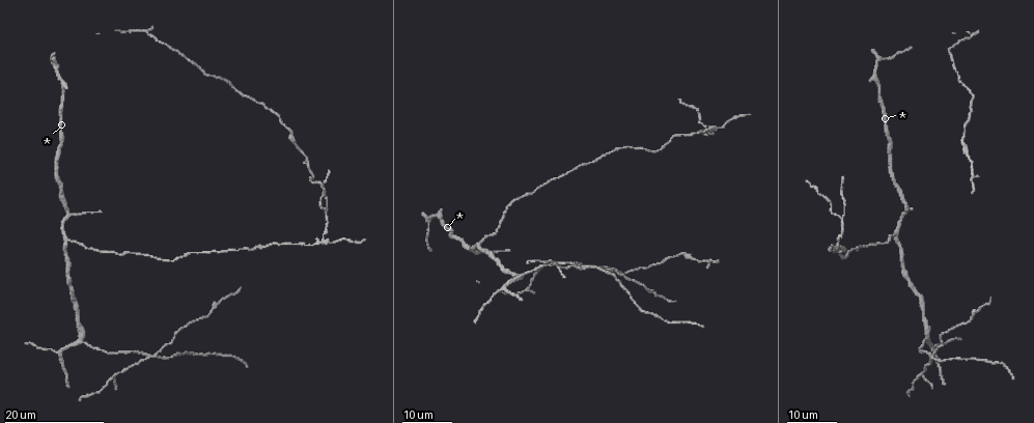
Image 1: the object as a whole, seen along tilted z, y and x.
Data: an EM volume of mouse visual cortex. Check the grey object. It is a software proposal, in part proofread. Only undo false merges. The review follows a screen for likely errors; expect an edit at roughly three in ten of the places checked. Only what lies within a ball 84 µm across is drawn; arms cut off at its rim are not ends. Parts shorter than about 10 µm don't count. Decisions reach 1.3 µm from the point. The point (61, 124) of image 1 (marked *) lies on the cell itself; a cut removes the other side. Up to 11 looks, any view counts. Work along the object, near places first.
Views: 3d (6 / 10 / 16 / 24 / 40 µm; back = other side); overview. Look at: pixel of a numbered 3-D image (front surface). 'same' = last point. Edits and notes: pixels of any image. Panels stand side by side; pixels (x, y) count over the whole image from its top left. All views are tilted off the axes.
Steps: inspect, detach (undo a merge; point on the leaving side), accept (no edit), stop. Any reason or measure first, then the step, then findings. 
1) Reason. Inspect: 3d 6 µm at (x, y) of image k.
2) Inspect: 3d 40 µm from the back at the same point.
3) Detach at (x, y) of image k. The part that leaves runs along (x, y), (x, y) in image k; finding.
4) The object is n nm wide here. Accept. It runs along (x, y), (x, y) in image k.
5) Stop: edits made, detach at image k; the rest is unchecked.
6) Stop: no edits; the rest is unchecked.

Three-way junction. Inspect: 3d 16 µm at (69, 241) of image 1.

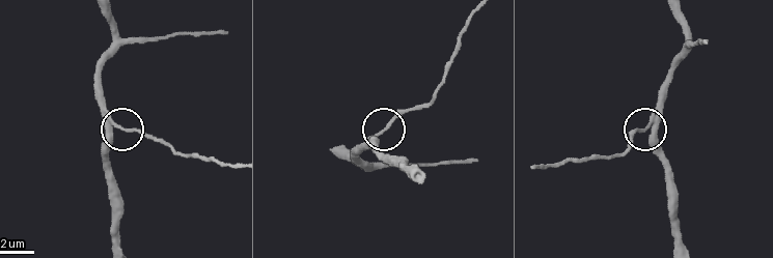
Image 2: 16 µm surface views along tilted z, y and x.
Inspect: 3d 10 µm at (651, 129) of image 2.

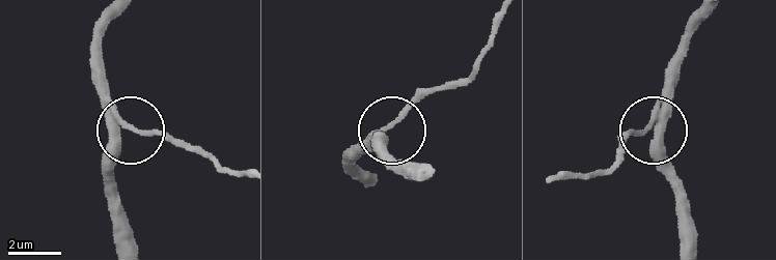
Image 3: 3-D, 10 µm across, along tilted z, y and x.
Accept. It runs along (110, 20), (100, 48), (102, 95), (129, 127), (107, 199) in image 3; continuous, no second cell.

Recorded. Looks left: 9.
Inspect: 3d 24 µm at (840, 251) of image 1.

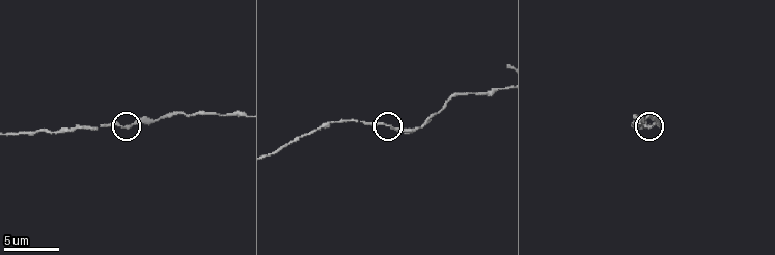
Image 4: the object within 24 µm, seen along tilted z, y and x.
Zoom in. Inspect: 3d 10 µm at (130, 124) of image 4.

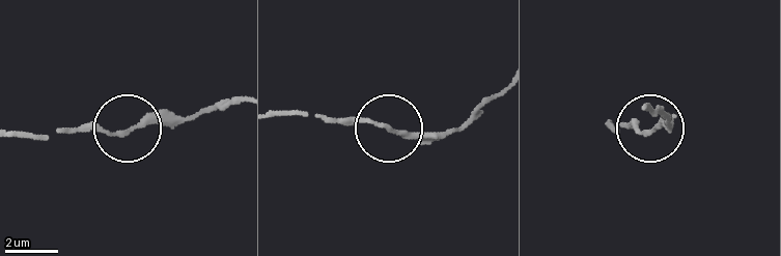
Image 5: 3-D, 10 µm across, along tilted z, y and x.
Accept. It runs along (17, 138), (61, 131), (118, 134), (155, 121), (186, 120) in image 5; all the same cell.

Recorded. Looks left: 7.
Narrows sharply. Inspect: 3d 24 µm at (324, 236) of image 1.

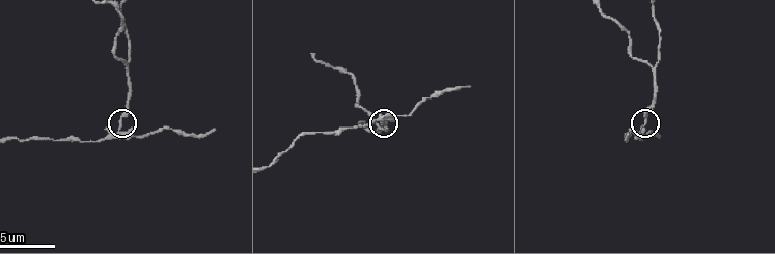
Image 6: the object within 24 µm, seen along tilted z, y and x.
Inspect: 3d 6 µm at (122, 125) of image 6.

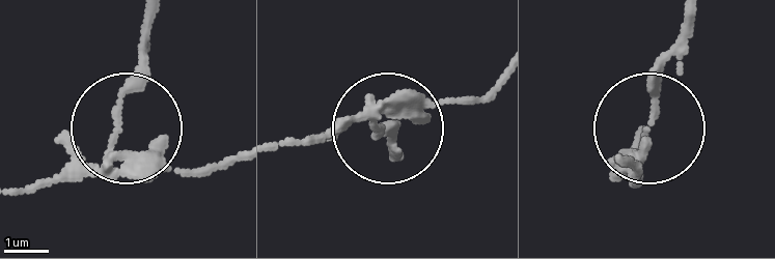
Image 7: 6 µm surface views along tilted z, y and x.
From behind. Inspect: 3d 6 µm from the back at (115, 124) of image 7.

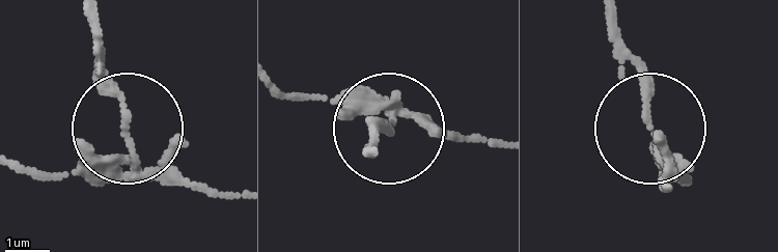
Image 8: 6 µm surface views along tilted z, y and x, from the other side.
Detach at (122, 100) of image 8. The part that leaves runs along (120, 161), (126, 108), (98, 17) in image 8; a second cell is stuck on.

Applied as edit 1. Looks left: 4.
Thin arm on a thick one. Inspect: 3d 24 µm at (519, 274) of image 1.

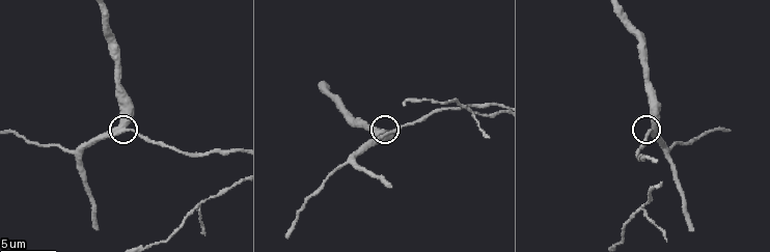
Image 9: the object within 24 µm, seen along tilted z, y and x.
Inspect: 3d 6 µm at (387, 134) of image 9.

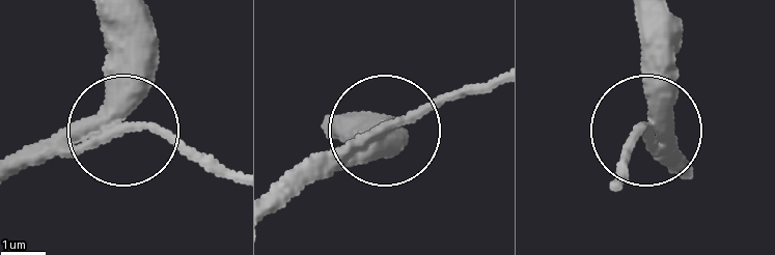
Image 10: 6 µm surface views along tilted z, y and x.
Accept. It runs along (107, 17), (116, 123), (63, 130), (29, 154) in image 10; one cell here.

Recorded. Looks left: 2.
Three arms meet. Inspect: 3d 16 µm at (147, 358) of image 1.

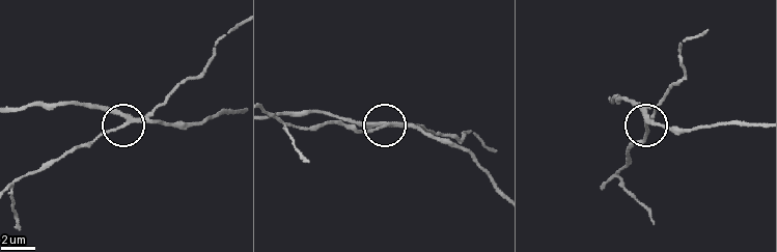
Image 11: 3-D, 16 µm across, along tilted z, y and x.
Closer look. Inspect: 3d 6 µm at (385, 124) of image 11.

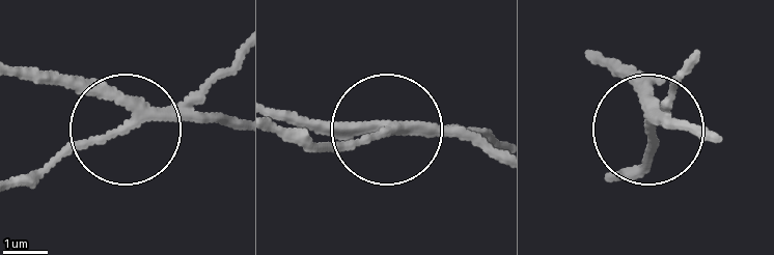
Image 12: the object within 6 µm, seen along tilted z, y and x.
The object is 200 nm wide here. Detach at (91, 142) of image 12. The part that leaves runs along (161, 117), (230, 67) in image 12; a second cell is stuck on.

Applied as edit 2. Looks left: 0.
Stop: edits made, detach at image 8, detach at image 12; the rest is unchecked.

